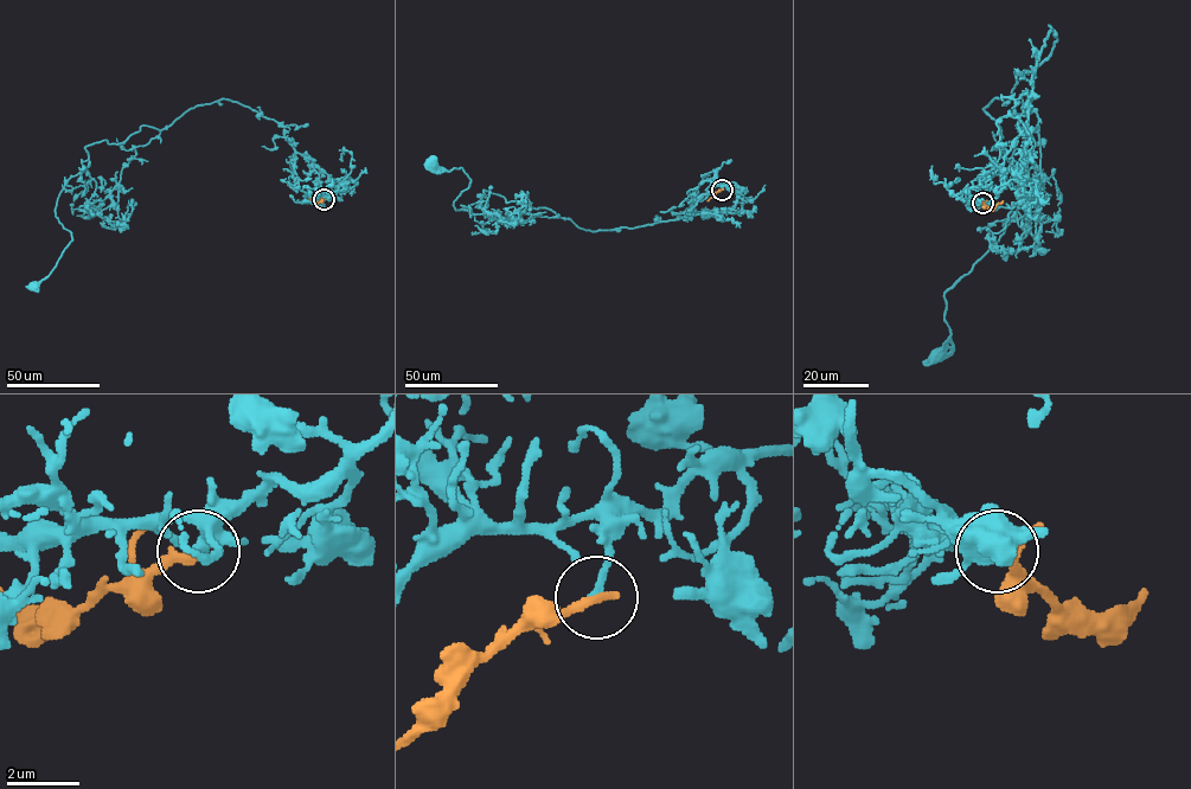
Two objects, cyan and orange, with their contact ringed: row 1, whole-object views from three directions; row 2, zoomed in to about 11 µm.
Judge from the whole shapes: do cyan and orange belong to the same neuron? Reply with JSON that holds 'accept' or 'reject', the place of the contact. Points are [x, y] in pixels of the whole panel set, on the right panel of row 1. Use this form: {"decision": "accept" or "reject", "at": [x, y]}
{"decision": "reject", "at": [983, 203]}

